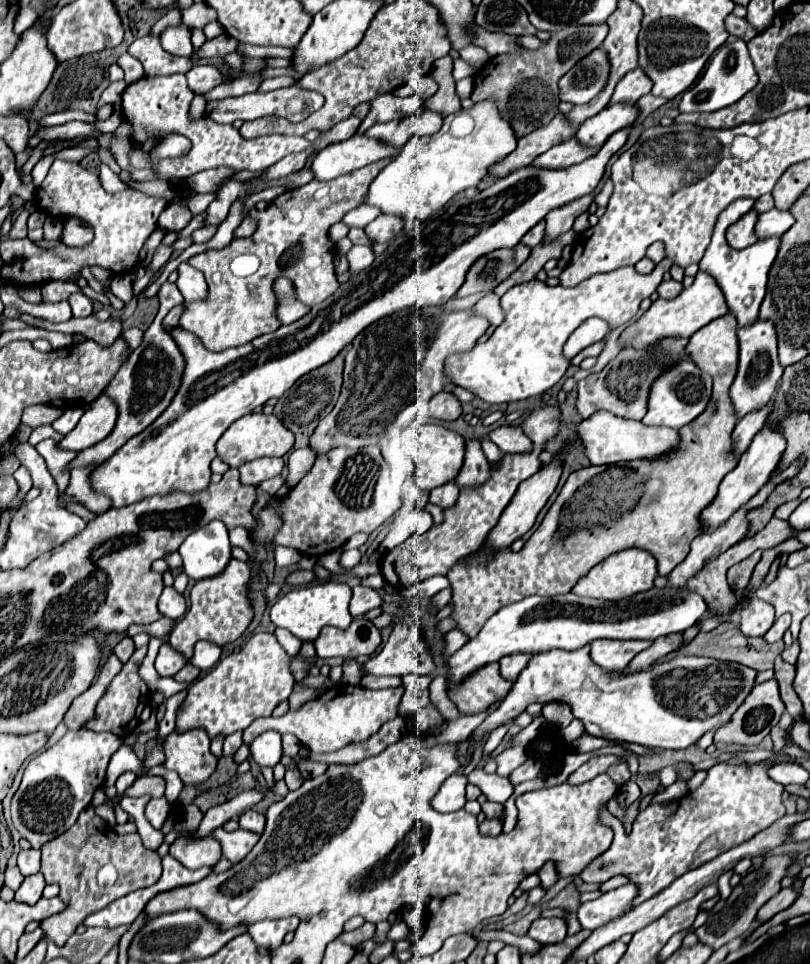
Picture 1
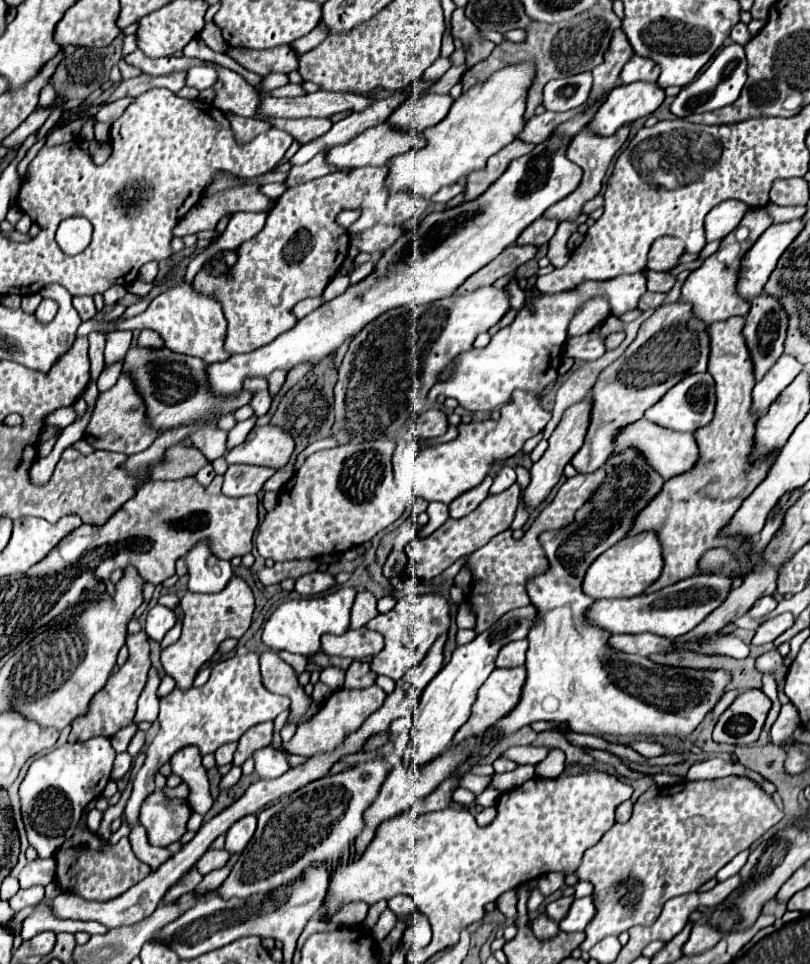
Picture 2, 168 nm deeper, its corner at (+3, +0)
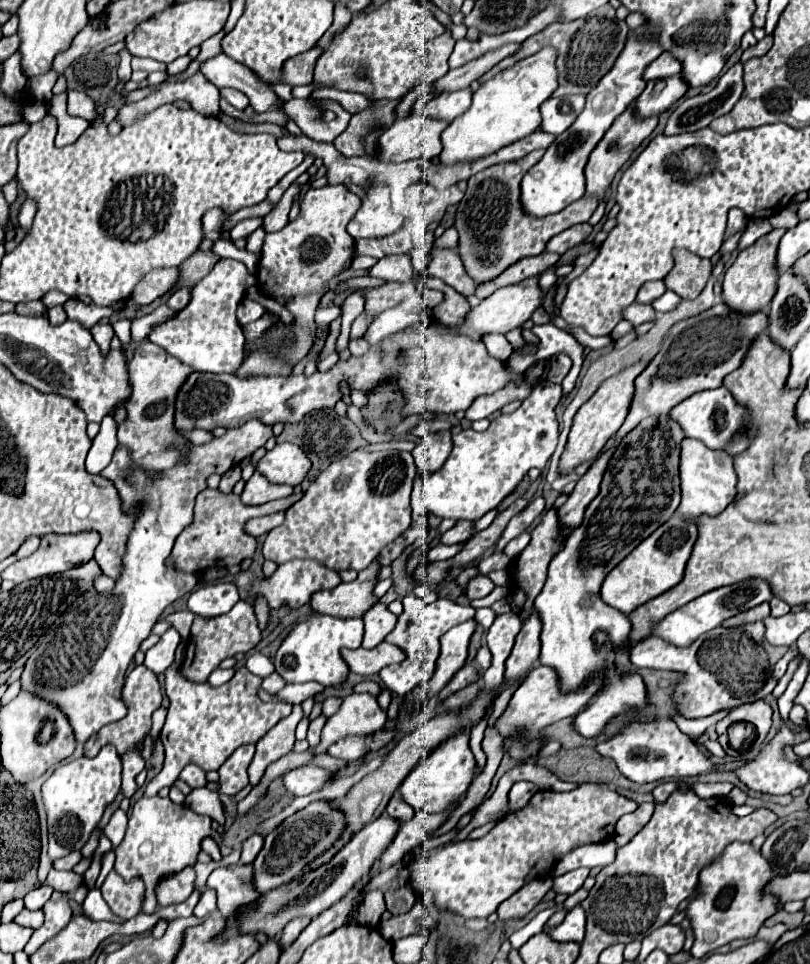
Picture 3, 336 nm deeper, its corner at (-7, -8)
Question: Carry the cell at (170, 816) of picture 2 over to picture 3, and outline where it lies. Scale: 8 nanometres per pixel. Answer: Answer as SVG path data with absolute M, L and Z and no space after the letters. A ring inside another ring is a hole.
M140 798L134 804L128 830L120 846L116 846L116 864L114 870L124 876L126 880L134 876L142 876L146 882L146 900L142 904L142 912L152 914L156 910L156 896L154 896L154 884L158 878L168 876L170 872L178 872L186 866L192 866L196 862L196 854L200 852L200 840L204 836L212 837L217 842L221 855L231 853L231 849L225 846L217 831L210 828L212 818L192 812L184 804L174 804L170 798Z

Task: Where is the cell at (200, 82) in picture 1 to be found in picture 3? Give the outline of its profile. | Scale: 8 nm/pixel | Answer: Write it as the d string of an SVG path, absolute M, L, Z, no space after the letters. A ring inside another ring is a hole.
M220 88L220 96L224 100L228 100L236 110L246 108L246 104L248 104L248 96L240 90L234 90L234 88Z

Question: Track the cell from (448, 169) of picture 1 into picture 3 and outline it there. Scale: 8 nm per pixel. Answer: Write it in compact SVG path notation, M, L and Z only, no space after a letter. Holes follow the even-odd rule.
M542 48L538 54L516 62L514 66L498 72L492 80L484 82L472 94L472 106L444 130L440 164L454 166L468 160L480 160L492 152L498 152L506 144L514 144L536 132L542 124L540 104L558 88L558 72L554 62L556 52L552 48Z

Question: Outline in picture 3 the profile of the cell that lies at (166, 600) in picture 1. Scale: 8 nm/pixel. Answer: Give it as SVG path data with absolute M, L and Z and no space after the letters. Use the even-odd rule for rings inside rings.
M168 628L168 630L160 636L158 644L154 644L154 646L146 652L144 664L146 664L152 672L156 672L156 674L164 672L164 670L172 664L172 660L174 660L174 650L176 650L178 644L180 644L180 634L178 634L178 630L176 630L176 628Z

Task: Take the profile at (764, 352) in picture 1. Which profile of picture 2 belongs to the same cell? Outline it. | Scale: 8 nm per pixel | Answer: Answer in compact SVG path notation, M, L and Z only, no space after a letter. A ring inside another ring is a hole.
M764 292L756 296L756 300L752 300L752 308L746 316L744 326L744 336L754 362L756 380L762 380L762 376L782 356L786 330L788 314L784 312L780 300L764 296Z

